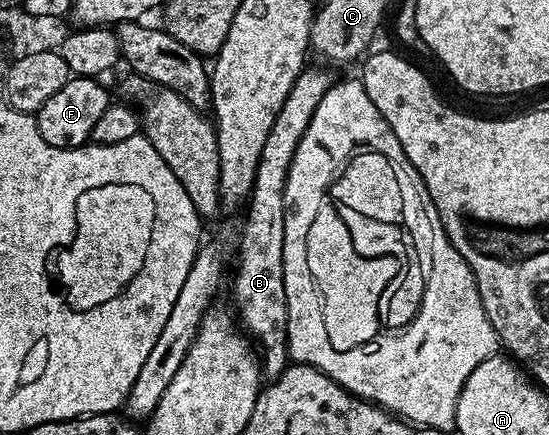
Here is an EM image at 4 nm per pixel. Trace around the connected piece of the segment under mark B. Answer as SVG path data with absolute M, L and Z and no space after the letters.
M311 67L304 68L295 80L281 111L275 116L269 139L265 139L265 147L257 163L255 182L245 205L247 217L242 218L242 233L237 252L239 266L235 269L234 312L246 336L261 350L262 372L266 376L268 373L268 378L271 379L278 377L289 364L289 307L285 299L285 183L289 167L313 119L313 113L317 111L323 96L331 90L332 84L333 77L325 70Z

